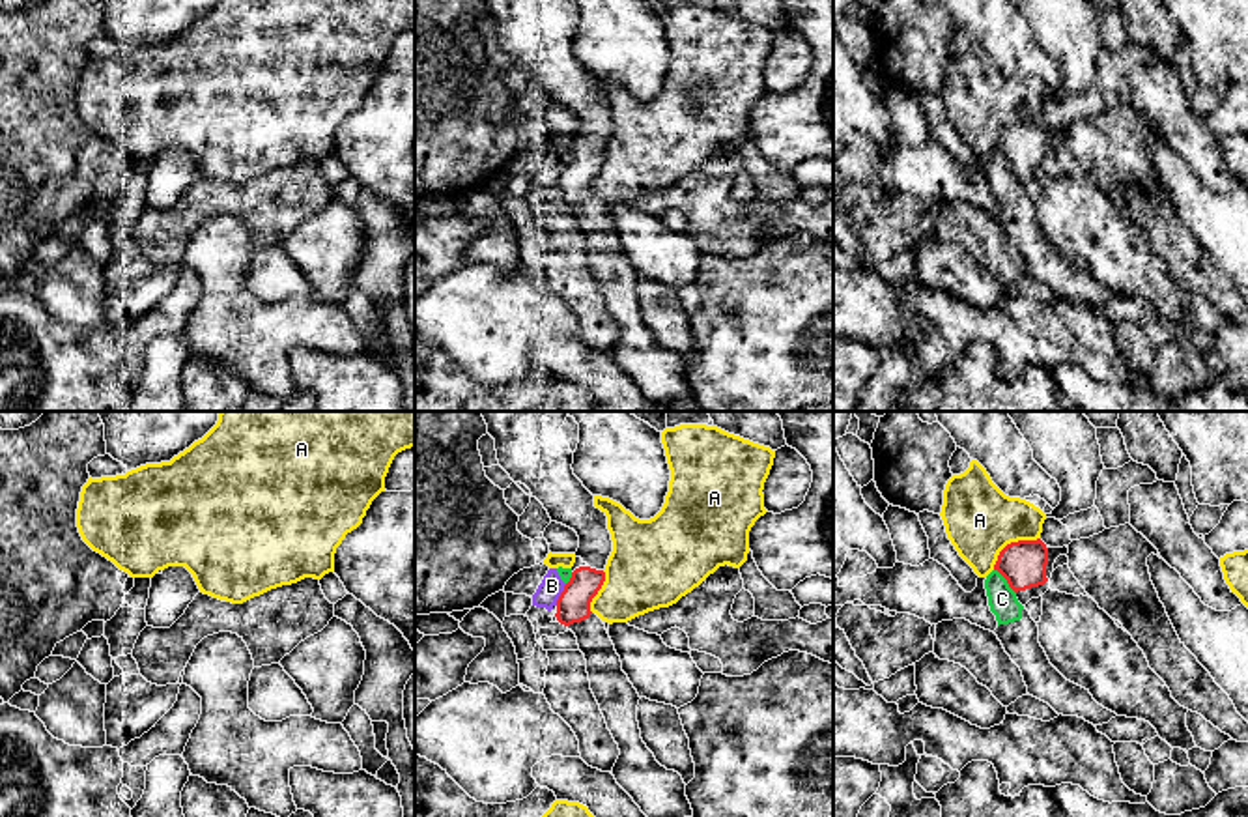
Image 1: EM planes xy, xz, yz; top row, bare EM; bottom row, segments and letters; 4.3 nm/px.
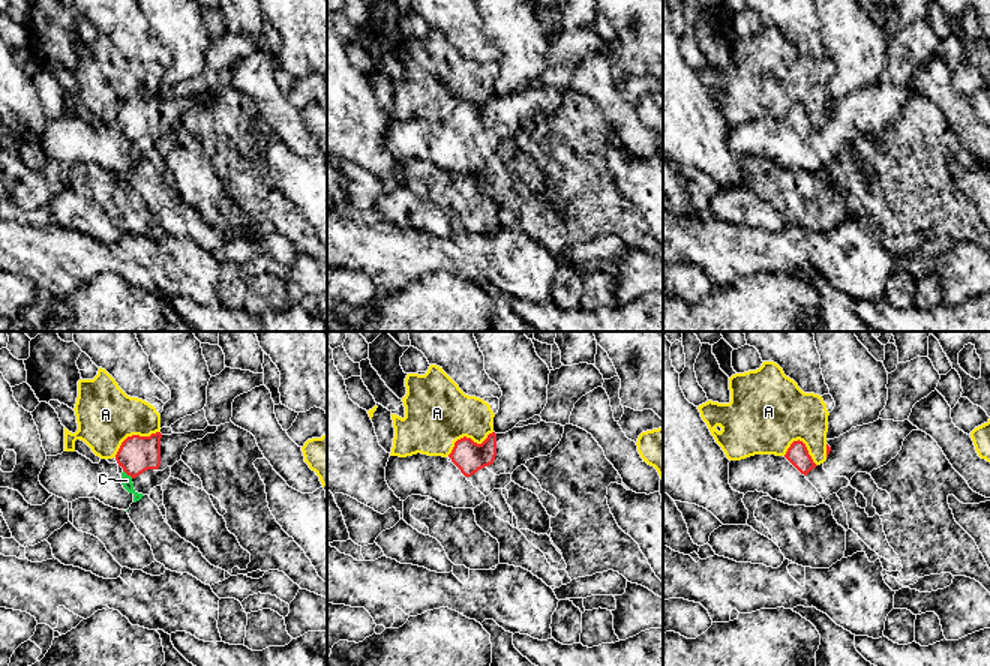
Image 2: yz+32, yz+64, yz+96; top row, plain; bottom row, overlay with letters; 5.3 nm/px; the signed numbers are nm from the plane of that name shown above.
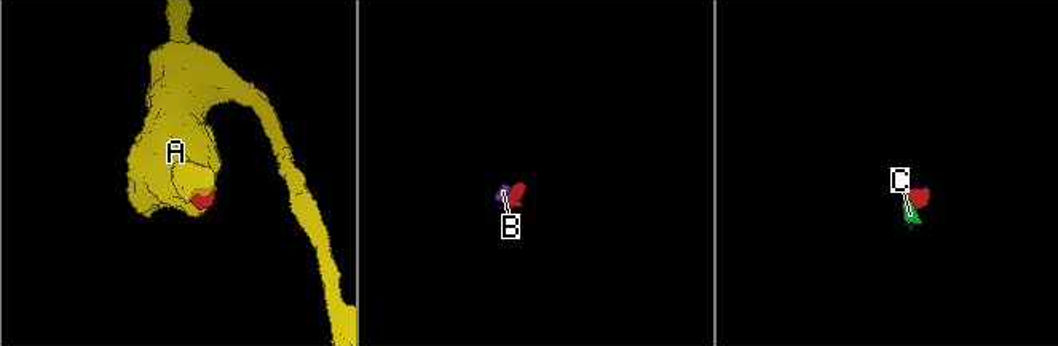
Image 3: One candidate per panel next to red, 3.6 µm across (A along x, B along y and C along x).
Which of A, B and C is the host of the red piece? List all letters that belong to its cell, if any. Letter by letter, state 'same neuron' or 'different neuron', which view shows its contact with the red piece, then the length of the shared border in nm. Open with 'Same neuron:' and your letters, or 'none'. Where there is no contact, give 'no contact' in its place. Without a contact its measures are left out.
Same neuron: none
A: different neuron; meets red in yz; contact 240 nm long
B: different neuron; meets red in xz; contact 110 nm long
C: different neuron; meets red in yz; contact 140 nm long

